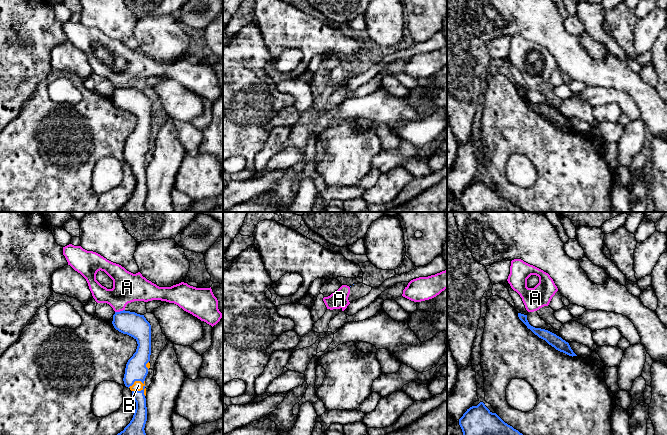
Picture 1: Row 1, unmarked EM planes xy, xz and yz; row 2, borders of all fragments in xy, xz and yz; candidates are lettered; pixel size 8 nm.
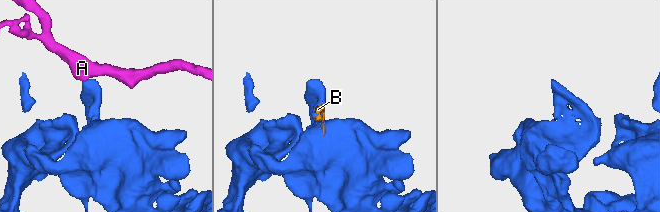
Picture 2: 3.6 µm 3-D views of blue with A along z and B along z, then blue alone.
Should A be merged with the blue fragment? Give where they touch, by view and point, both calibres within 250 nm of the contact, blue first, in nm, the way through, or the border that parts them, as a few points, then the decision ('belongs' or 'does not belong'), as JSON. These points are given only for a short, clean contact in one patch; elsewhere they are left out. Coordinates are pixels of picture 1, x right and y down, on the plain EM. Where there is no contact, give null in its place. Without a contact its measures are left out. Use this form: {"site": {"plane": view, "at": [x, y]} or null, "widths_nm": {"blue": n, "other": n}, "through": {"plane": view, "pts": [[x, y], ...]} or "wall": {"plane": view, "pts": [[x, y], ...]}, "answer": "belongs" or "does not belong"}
{"site": {"plane": "xy", "at": [120, 87]}, "widths_nm": {"blue": 190, "other": 240}, "wall": {"plane": "xy", "pts": [[124, 85], [115, 88]]}, "answer": "does not belong"}

